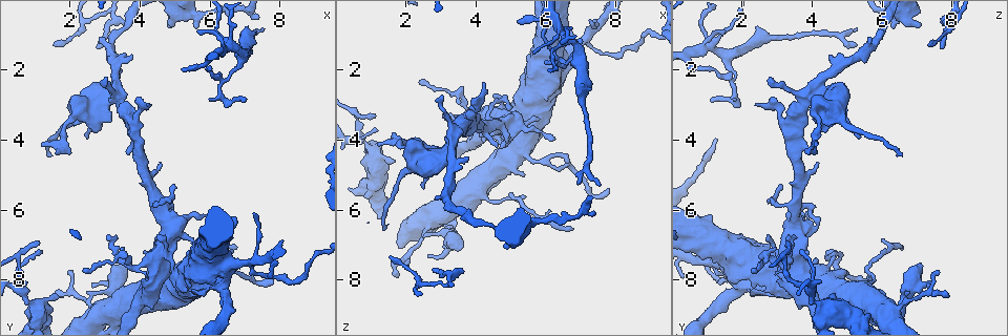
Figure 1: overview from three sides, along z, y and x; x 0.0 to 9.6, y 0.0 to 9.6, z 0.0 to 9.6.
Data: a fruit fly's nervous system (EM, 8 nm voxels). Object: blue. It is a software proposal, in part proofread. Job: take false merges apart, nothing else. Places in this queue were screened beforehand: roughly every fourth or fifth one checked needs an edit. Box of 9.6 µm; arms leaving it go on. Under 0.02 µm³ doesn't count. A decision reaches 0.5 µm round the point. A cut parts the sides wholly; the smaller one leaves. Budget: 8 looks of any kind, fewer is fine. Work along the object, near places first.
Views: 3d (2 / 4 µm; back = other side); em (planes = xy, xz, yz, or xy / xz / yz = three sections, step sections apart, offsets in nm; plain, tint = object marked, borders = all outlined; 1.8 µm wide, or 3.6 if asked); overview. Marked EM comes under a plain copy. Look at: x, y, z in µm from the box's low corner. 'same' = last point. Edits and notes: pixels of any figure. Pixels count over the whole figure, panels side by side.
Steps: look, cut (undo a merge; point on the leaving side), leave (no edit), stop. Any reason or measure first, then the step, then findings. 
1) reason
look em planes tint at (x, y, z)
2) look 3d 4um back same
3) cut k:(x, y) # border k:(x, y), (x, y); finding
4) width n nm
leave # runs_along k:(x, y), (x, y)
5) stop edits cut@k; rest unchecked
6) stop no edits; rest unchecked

abrupt turn
look 3d 2um at (4.90, 6.45, 3.50)

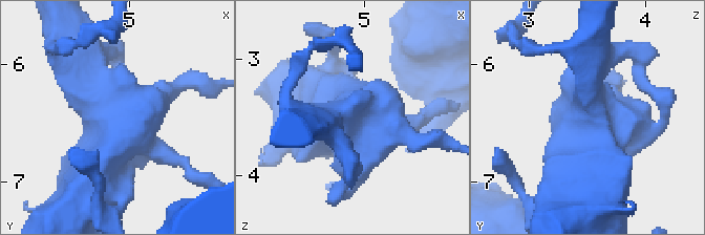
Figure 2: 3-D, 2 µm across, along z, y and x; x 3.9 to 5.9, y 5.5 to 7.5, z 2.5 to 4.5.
look em yz step 8 tint at (4.86, 6.40, 3.52)

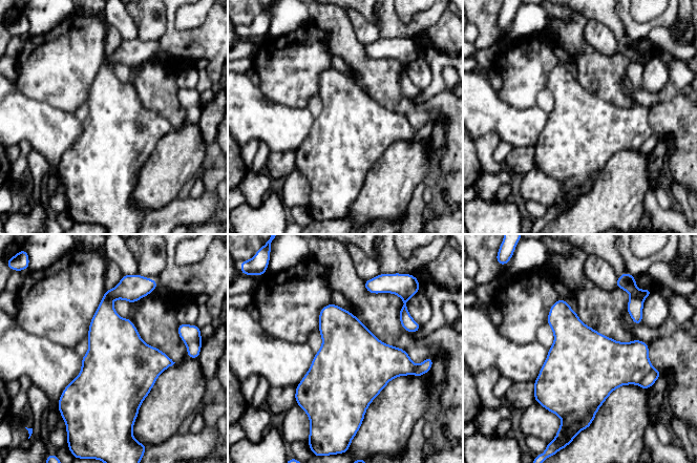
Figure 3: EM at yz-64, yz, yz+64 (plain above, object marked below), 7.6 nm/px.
leave # all the same cell

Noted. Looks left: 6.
look 3d 2um back at (3.35, 2.70, 3.90)

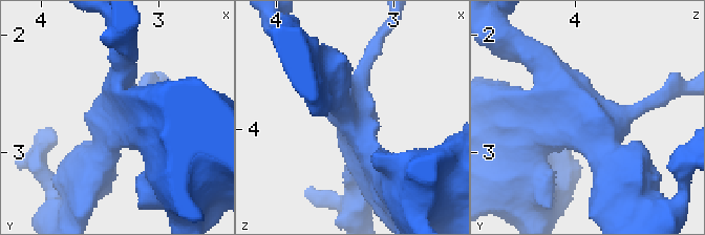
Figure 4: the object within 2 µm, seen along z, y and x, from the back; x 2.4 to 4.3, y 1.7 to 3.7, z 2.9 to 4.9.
shape alone is not enough
look em planes tint at (3.34, 2.66, 3.92)

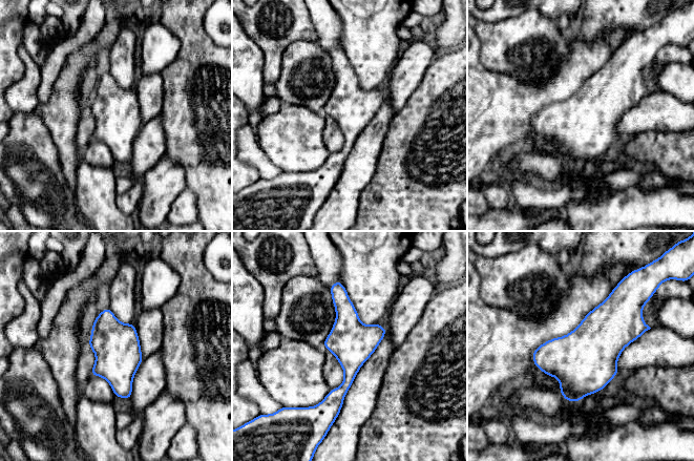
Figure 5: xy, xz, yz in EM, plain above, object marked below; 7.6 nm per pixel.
leave # runs_along 5:(338, 287), (349, 379), (334, 410); all the same cell

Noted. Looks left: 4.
looks like a crossing
look em 3.6um planes borders at (1.20, 8.90, 4.85)

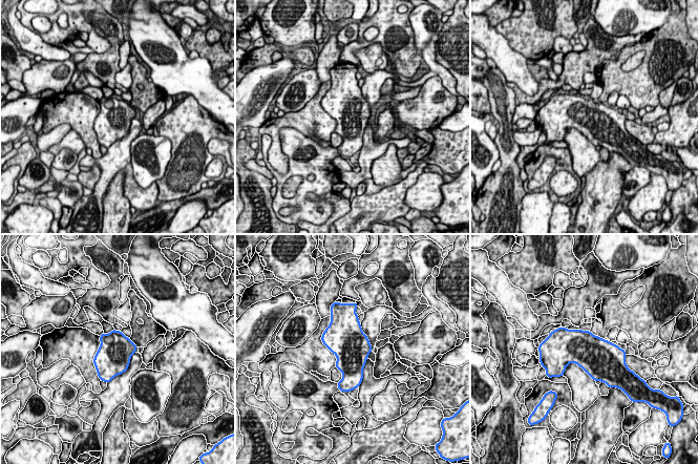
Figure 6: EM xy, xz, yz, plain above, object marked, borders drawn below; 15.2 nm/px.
width 500 nm
leave # continuous, no second cell

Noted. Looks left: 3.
stop no edits; rest unchecked

